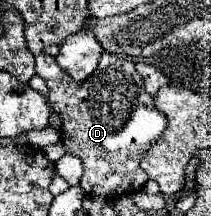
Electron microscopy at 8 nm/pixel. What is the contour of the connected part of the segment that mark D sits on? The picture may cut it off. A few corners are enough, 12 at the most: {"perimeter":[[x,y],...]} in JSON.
{"perimeter":[[103,53],[75,83],[55,57],[35,71],[83,163],[87,195],[121,197],[167,129],[135,63]]}

